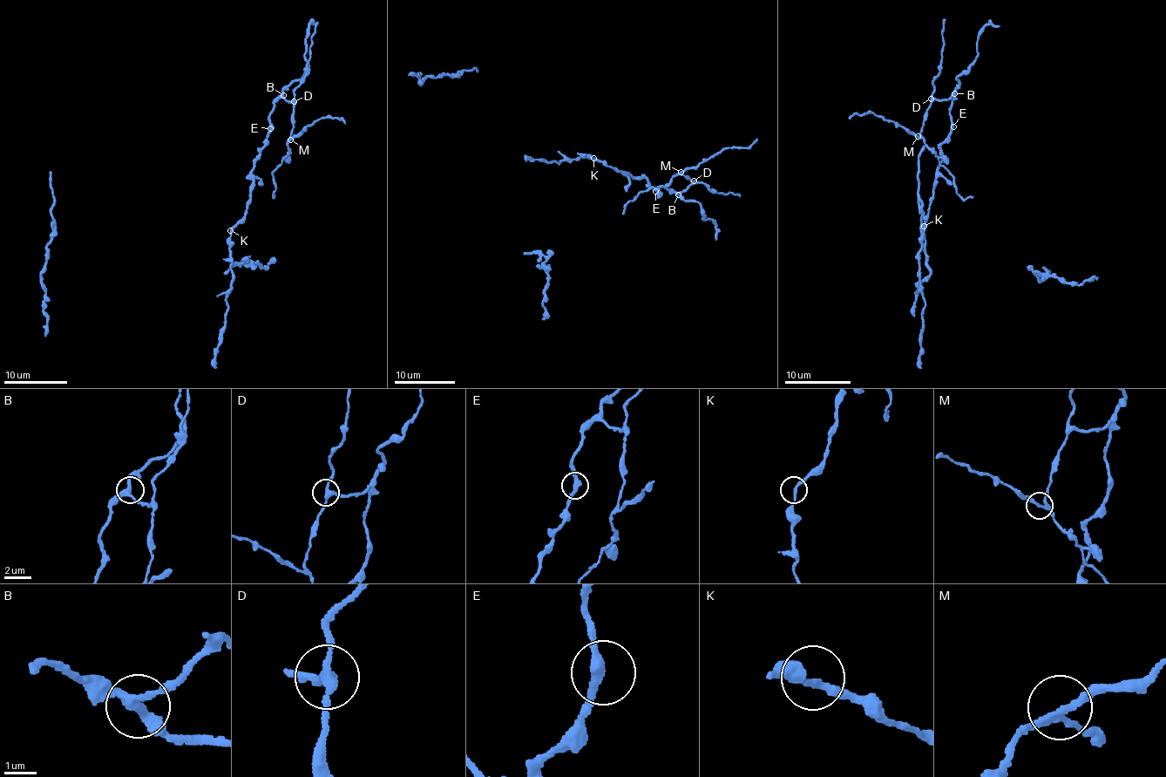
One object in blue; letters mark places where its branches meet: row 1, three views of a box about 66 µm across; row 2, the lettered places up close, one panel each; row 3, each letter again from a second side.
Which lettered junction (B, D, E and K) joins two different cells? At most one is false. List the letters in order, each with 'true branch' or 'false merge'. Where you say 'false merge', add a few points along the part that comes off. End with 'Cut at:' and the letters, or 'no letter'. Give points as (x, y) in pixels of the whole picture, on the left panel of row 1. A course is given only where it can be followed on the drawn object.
B: true branch
D: false merge; foreign part runs (293, 102), (291, 139), (319, 119), (339, 118), (344, 122)
E: true branch
K: true branch
Cut at: D

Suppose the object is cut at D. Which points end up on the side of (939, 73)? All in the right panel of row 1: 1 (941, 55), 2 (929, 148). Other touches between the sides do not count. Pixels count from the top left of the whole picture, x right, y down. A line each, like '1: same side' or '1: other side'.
1: same side
2: same side

